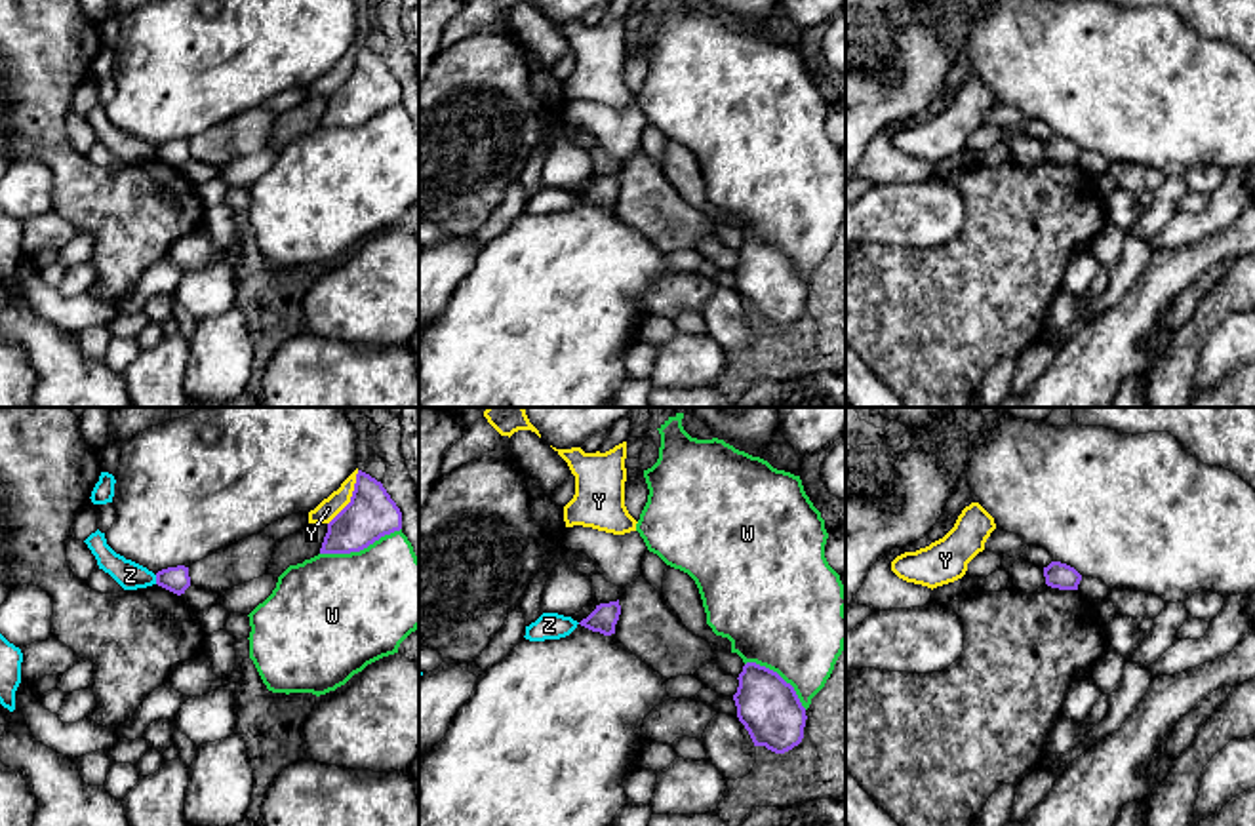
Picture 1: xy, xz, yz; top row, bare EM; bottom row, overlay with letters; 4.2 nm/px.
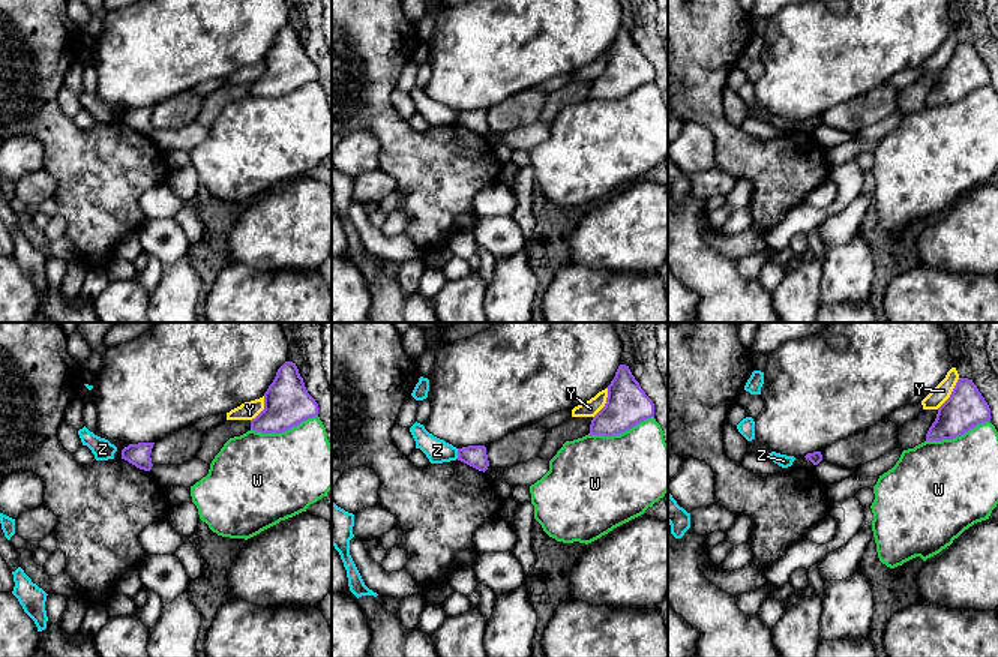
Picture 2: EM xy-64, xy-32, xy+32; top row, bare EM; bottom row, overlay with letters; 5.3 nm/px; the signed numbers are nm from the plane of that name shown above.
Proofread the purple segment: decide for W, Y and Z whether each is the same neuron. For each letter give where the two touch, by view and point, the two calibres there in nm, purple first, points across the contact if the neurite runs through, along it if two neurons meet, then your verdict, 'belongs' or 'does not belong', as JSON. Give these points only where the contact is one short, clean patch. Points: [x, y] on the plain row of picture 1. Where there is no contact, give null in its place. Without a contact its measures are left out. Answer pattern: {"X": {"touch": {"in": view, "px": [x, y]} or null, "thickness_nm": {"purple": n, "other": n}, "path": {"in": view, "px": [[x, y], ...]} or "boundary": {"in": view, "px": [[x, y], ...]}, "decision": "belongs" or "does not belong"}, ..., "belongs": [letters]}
{"W": {"touch": {"in": "xy", "px": [360, 122]}, "thickness_nm": {"purple": 200, "other": 460}, "decision": "does not belong"}, "Y": {"touch": {"in": "xy", "px": [351, 71]}, "thickness_nm": {"purple": 200, "other": 90}, "decision": "does not belong"}, "Z": {"touch": {"in": "xy", "px": [157, 153]}, "thickness_nm": {"purple": 110, "other": 120}, "boundary": {"in": "xy", "px": [[155, 149], [157, 157]]}, "decision": "does not belong"}, "belongs": []}

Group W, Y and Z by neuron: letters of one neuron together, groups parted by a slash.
W / Y / Z

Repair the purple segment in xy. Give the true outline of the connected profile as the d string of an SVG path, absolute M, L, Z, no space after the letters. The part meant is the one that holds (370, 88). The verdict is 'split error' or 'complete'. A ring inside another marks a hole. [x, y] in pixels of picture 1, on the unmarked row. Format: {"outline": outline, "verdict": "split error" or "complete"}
{"outline": "M358 44L350 76L328 97L320 128L360 126L402 103L402 86L381 55Z", "verdict": "complete"}

